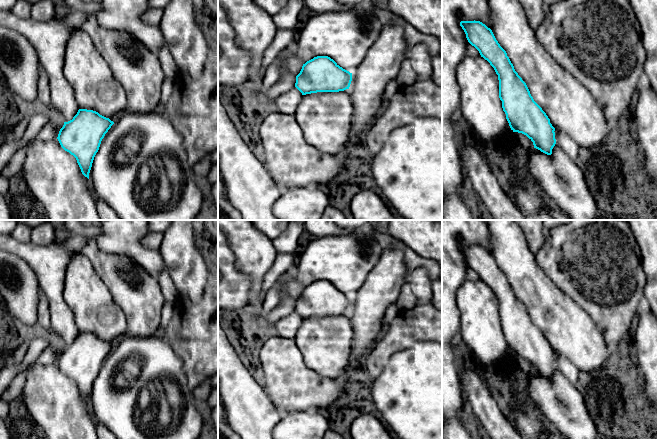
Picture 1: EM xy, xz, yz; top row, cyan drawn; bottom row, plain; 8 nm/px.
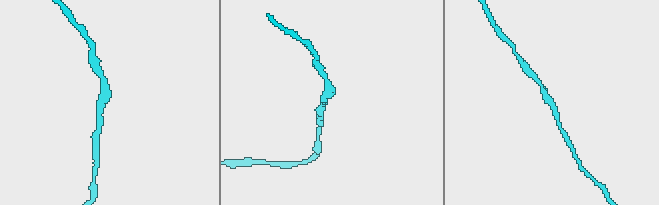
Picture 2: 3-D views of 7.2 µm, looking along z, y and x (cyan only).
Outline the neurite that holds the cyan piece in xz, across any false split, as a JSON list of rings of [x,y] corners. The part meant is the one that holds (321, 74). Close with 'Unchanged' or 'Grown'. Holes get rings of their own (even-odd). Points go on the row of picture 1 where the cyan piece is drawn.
[[[317,56],[307,61],[296,76],[295,87],[303,96],[294,116],[305,141],[320,152],[338,153],[348,141],[353,113],[349,92],[351,81],[352,73],[328,56]]]. Grown

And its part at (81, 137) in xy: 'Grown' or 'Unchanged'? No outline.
Grown

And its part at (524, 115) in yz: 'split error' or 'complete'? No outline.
split error

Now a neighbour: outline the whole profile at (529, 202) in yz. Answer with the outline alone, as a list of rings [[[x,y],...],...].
[[[487,149],[483,151],[483,154],[486,163],[496,176],[501,189],[523,215],[532,215],[542,210],[547,210],[554,220],[572,220],[563,211],[551,205],[539,192],[529,189],[516,190],[506,173],[499,166],[489,161],[487,158]]]

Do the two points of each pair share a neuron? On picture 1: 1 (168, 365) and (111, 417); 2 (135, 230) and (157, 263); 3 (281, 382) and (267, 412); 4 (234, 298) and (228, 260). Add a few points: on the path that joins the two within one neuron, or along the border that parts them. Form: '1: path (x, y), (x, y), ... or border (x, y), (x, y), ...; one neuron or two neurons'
1: path (140, 348), (126, 348), (112, 362), (105, 389); one neuron
2: path (135, 239), (135, 244), (148, 257); one neuron
3: border (260, 381), (273, 405), (283, 414); two neurons
4: path (229, 289), (228, 269); one neuron

